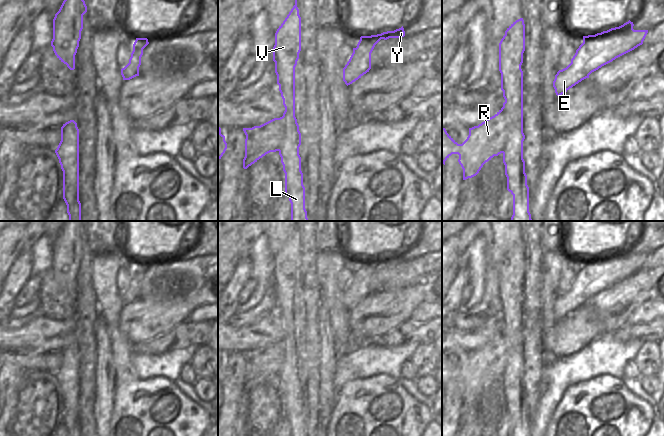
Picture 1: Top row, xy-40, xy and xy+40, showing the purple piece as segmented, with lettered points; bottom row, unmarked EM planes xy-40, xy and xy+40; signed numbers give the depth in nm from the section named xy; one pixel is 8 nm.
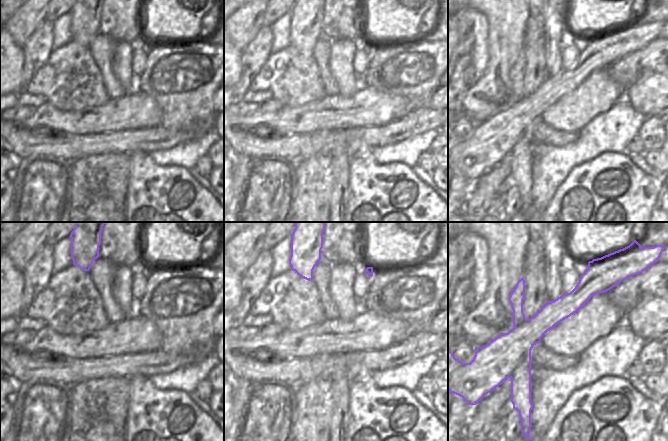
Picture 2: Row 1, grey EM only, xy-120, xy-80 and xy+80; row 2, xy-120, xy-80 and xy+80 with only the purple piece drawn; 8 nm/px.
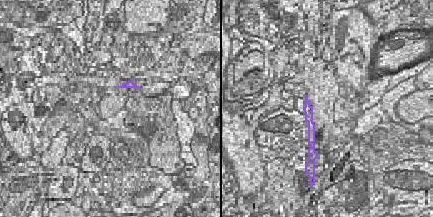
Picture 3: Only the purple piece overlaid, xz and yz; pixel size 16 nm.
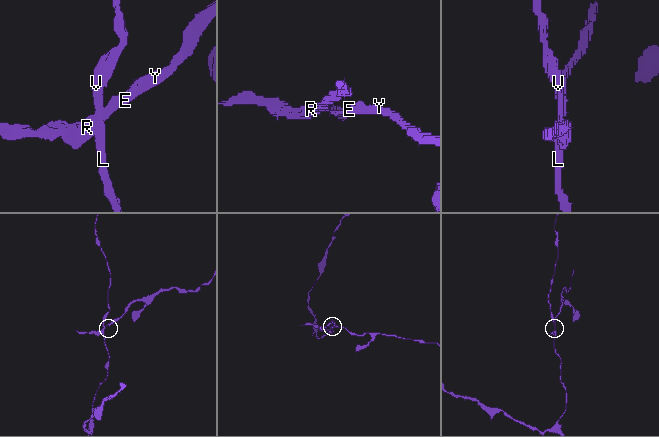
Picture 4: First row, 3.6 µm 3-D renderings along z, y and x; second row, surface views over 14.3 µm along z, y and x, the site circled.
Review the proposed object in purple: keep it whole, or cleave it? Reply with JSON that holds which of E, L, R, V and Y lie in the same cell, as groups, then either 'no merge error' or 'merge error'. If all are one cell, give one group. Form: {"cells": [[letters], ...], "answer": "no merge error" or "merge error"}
{"cells": [["E", "R", "Y"], ["L", "V"]], "answer": "merge error"}

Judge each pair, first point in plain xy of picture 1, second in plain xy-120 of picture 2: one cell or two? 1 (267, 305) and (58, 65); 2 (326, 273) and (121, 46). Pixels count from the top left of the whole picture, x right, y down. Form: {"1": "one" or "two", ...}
{"1": "two", "2": "one"}

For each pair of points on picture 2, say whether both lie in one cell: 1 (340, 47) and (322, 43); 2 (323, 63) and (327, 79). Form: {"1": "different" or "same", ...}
{"1": "different", "2": "same"}

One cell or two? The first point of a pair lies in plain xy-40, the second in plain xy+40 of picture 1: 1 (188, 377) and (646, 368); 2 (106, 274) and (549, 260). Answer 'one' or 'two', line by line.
1: two
2: one

